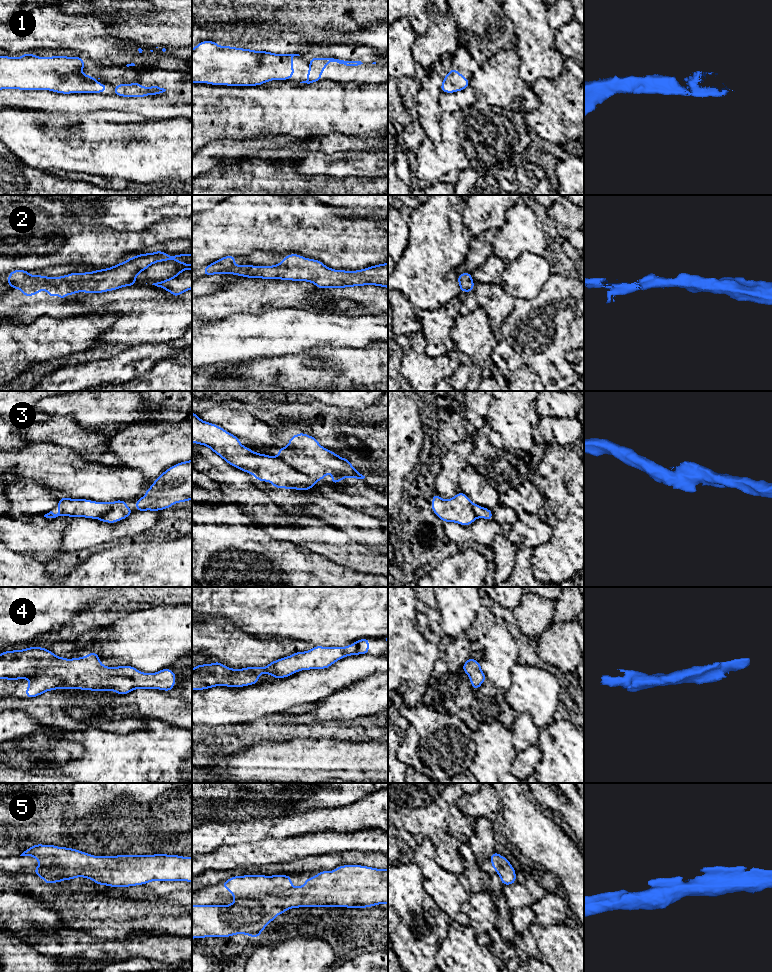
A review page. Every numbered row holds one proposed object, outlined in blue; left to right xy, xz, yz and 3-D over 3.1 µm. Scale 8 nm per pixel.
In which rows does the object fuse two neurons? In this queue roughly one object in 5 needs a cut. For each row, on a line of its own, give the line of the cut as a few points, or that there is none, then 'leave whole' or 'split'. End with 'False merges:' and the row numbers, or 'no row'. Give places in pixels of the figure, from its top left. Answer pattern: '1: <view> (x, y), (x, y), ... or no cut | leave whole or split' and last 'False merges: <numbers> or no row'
1: no cut | leave whole
2: no cut | leave whole
3: xz (277, 456), (315, 481) | split
4: no cut | leave whole
5: no cut | leave whole
False merges: 3

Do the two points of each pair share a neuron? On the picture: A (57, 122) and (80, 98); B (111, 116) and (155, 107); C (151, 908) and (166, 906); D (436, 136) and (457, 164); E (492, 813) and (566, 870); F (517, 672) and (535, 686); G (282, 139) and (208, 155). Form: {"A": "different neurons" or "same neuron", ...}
{"A": "different neurons", "B": "different neurons", "C": "same neuron", "D": "different neurons", "E": "different neurons", "F": "same neuron", "G": "same neuron"}

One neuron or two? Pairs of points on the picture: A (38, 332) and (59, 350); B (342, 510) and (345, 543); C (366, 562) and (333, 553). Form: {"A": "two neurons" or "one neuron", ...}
{"A": "one neuron", "B": "two neurons", "C": "one neuron"}

